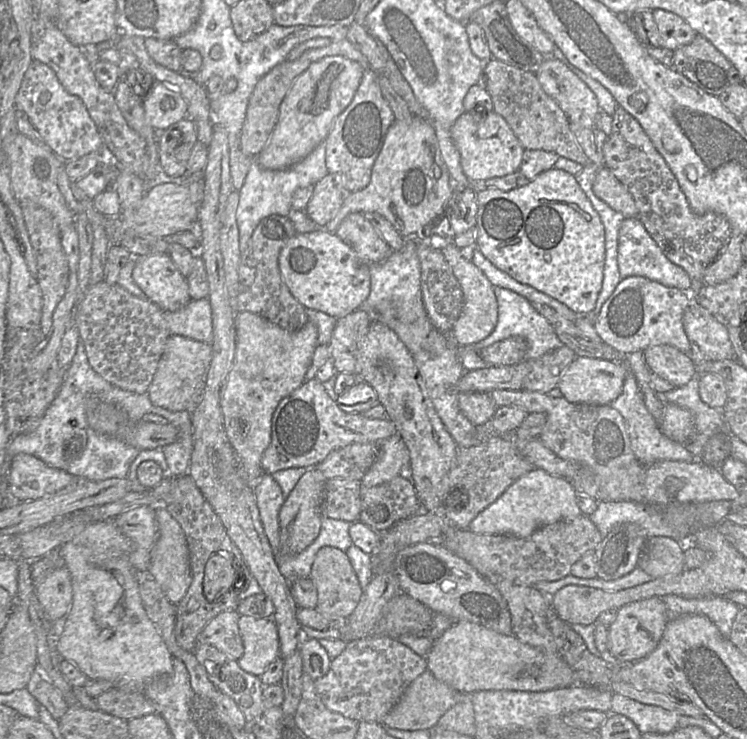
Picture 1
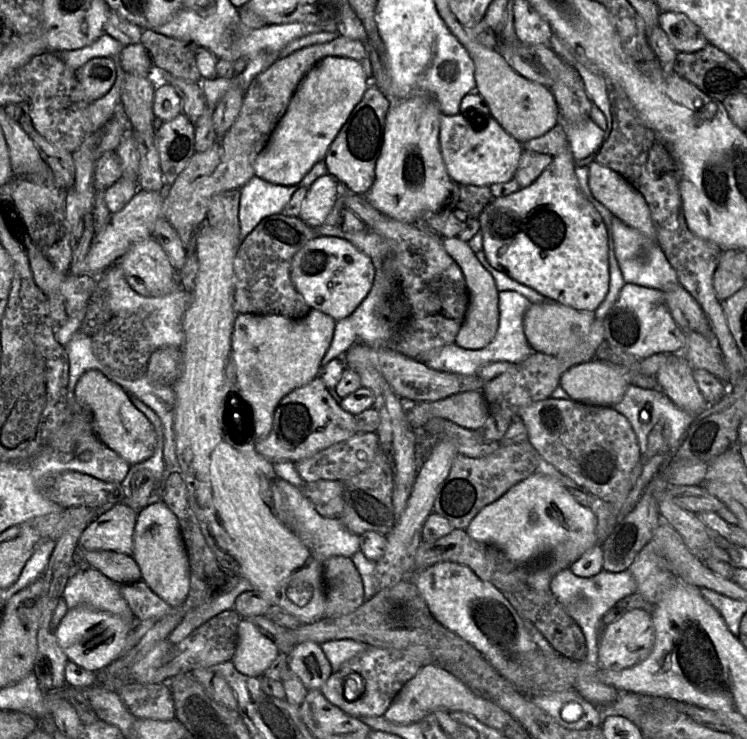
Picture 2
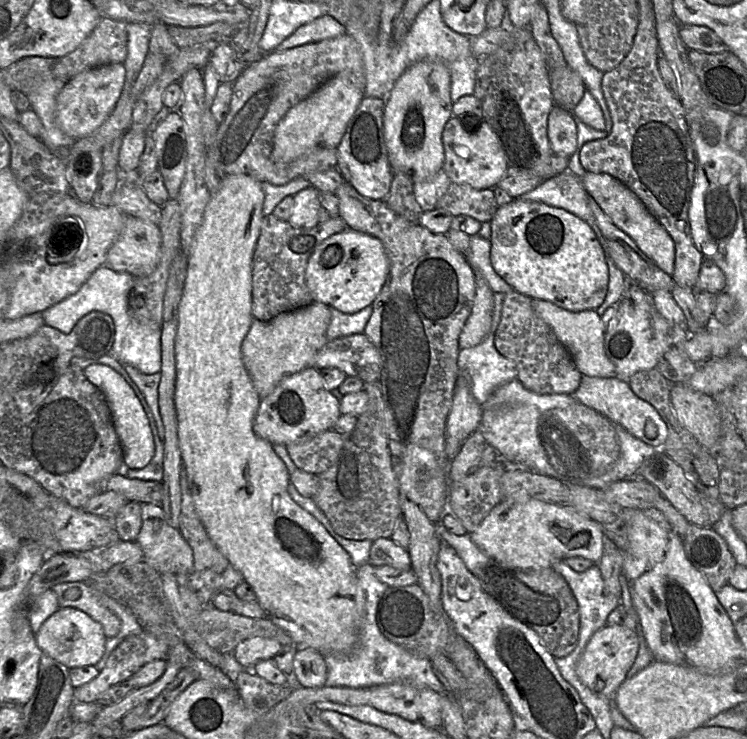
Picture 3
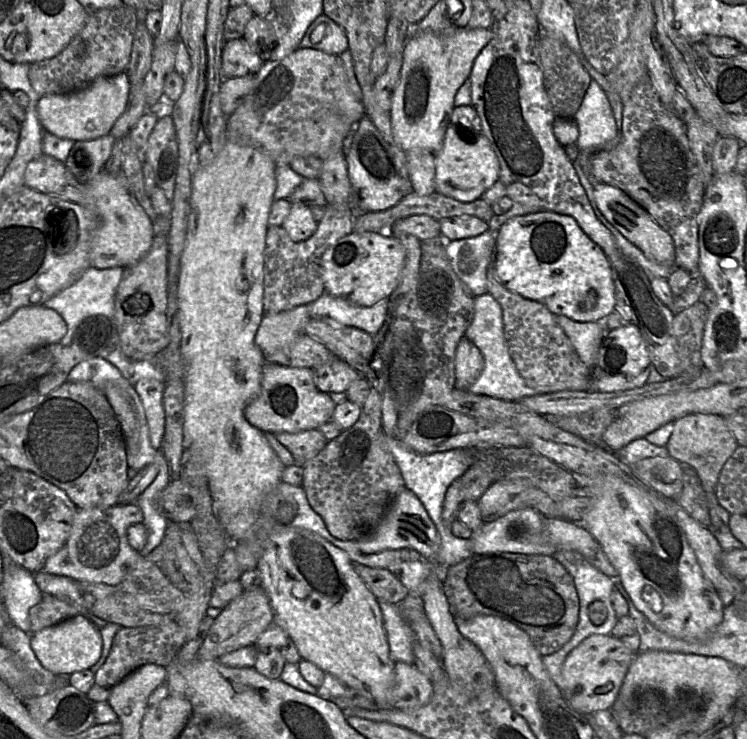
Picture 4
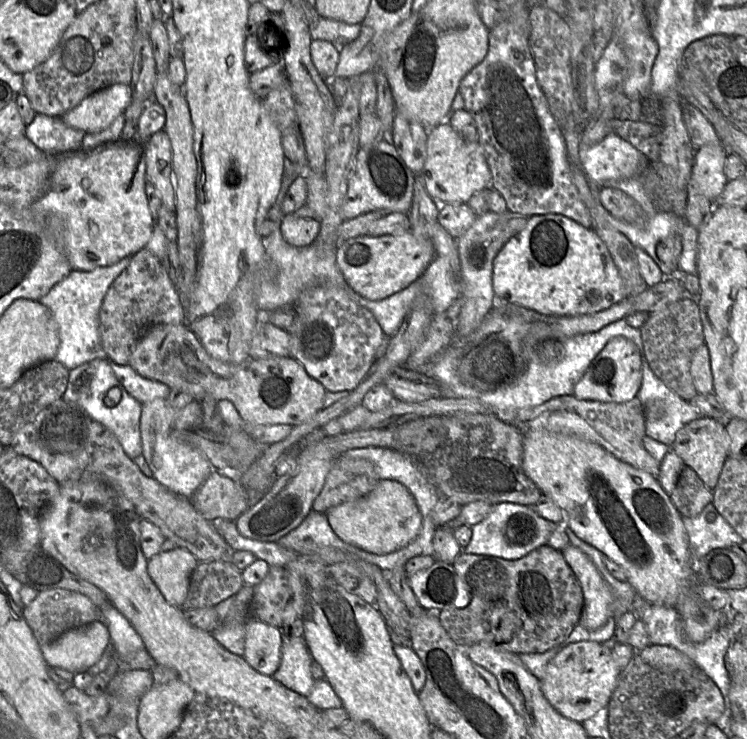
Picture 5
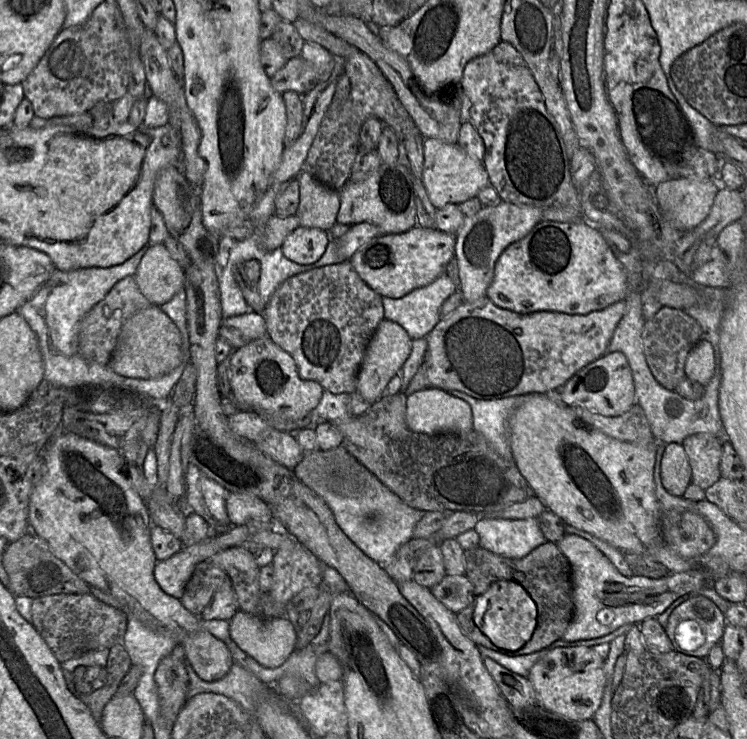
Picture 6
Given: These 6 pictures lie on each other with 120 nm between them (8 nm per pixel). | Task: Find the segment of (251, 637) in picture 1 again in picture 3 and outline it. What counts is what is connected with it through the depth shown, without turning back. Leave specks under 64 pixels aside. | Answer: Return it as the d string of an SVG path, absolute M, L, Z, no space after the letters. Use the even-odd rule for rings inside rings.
M255 637L241 641L233 655L245 669L252 670L259 661L273 659L282 647L275 639Z

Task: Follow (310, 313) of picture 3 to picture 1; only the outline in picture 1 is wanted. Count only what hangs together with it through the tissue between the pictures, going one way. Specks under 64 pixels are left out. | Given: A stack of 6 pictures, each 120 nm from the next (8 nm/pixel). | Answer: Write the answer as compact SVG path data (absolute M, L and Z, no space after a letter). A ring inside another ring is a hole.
M236 313L236 353L220 407L227 438L242 462L254 493L264 473L261 458L271 442L273 413L283 398L304 384L317 346L317 327L309 320L301 329L291 332L256 313Z

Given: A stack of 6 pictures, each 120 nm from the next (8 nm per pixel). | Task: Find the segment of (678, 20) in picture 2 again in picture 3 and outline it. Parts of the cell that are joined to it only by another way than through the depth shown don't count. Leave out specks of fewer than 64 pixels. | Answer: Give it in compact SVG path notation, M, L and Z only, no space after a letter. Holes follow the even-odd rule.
M680 25L679 35L689 50L715 54L728 52L723 40L710 28L697 25Z

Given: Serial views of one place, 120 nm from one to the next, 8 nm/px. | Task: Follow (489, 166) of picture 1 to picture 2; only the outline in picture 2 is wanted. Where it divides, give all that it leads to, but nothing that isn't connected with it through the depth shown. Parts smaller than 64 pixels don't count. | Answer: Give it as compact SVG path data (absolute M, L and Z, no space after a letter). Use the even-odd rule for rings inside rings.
M470 115L441 116L439 144L449 177L458 185L490 187L509 182L517 171L523 153L522 144L493 117L479 119L478 115Z

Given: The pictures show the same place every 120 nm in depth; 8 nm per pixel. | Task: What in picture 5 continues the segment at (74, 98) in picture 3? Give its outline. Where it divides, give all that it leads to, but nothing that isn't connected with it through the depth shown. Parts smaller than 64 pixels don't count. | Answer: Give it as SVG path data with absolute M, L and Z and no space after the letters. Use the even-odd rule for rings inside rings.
M114 84L96 91L62 116L63 121L86 133L99 132L123 114L132 101L127 84Z

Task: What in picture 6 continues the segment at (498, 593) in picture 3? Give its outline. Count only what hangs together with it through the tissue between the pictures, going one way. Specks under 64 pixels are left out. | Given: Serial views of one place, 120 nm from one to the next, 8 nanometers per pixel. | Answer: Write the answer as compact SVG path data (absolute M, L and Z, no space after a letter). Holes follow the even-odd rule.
M546 542L526 557L510 559L494 554L481 547L464 550L465 576L473 587L474 596L484 593L489 586L499 580L515 581L520 584L536 604L536 627L531 638L517 650L505 650L493 645L480 631L472 617L471 602L456 614L457 621L463 634L476 646L482 646L505 654L507 656L522 656L532 654L547 648L562 638L574 616L574 602L572 596L571 566L561 553L557 544Z

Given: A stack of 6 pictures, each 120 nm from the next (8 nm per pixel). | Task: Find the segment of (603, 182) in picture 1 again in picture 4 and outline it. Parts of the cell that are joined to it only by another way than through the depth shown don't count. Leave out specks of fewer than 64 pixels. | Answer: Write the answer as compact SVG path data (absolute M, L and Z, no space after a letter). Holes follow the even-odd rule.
M596 183L594 185L594 197L598 208L605 218L631 243L638 247L644 255L653 262L667 265L675 265L675 246L670 234L665 231L636 201L618 187Z

